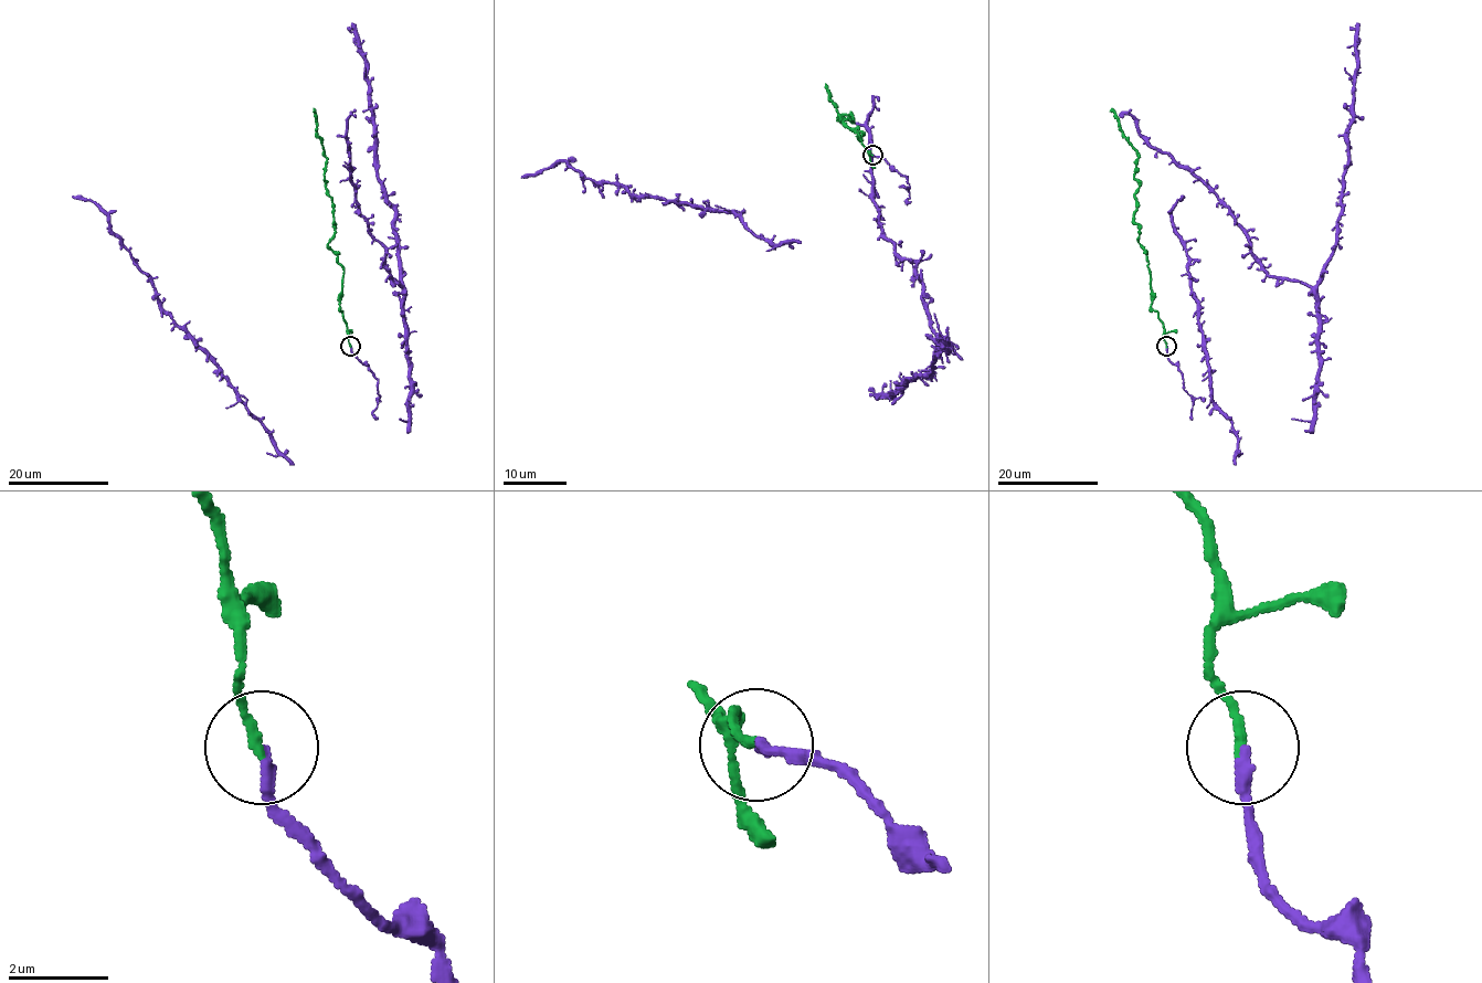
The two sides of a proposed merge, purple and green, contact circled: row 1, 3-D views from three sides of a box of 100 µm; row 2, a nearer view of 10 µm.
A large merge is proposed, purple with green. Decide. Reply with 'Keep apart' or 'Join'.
Join

